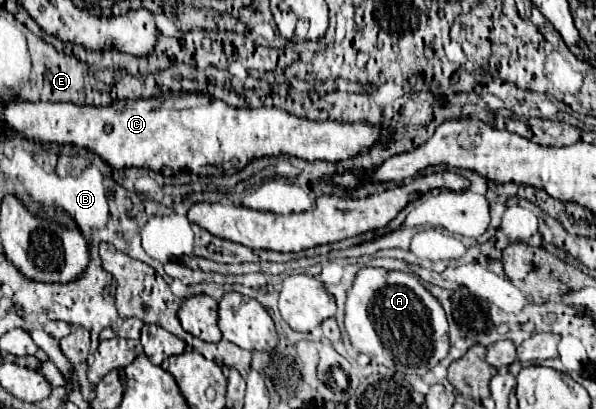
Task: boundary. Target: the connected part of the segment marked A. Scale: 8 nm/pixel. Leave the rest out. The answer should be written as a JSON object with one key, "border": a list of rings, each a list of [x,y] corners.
{"border":[[[362,268],[354,286],[348,290],[346,300],[346,318],[344,318],[352,346],[364,354],[372,354],[378,364],[394,368],[402,374],[426,374],[440,360],[446,358],[450,350],[448,342],[448,320],[440,302],[418,282],[416,276],[406,272],[388,272],[384,268]]]}

